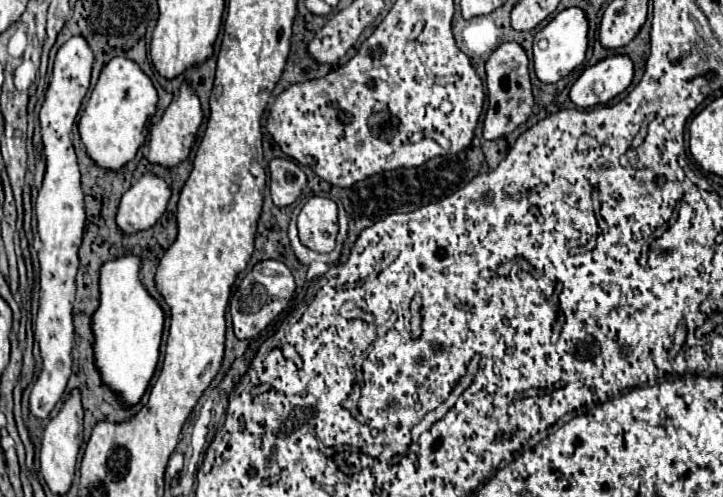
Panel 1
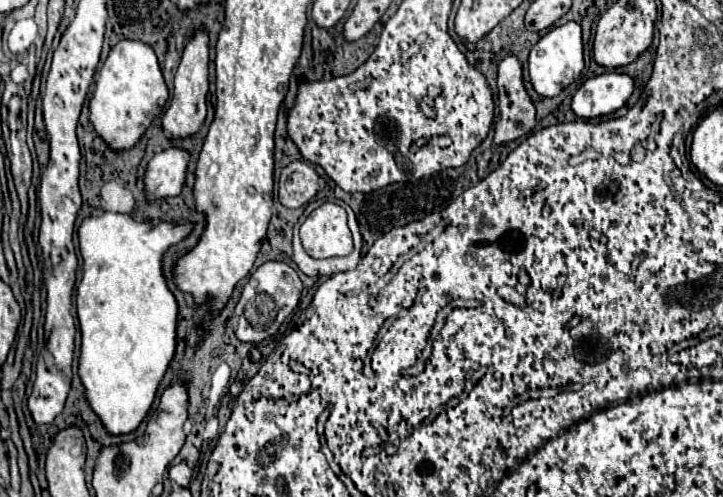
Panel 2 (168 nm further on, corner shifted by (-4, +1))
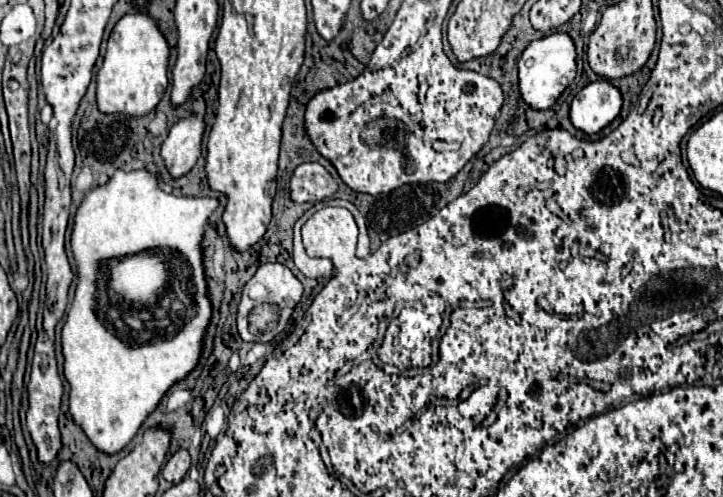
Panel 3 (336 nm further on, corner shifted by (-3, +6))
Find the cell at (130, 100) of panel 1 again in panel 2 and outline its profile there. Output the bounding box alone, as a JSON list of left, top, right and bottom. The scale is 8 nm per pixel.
[89,41,169,151]

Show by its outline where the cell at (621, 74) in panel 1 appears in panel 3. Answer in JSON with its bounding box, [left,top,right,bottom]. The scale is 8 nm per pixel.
[570,80,622,136]

